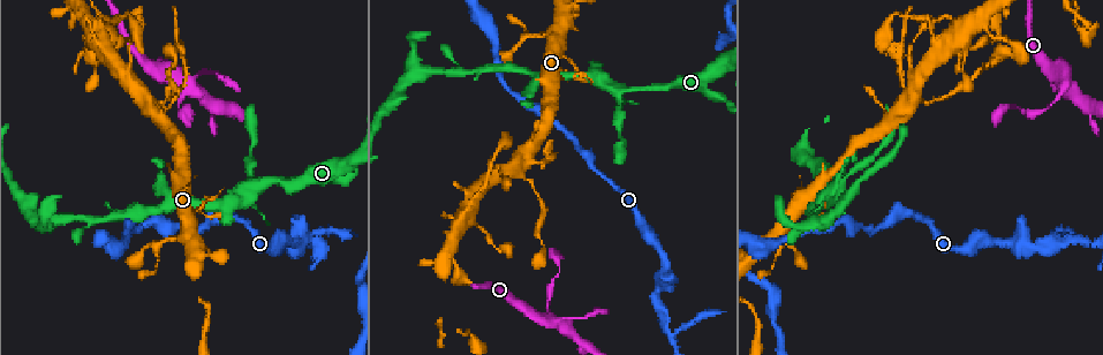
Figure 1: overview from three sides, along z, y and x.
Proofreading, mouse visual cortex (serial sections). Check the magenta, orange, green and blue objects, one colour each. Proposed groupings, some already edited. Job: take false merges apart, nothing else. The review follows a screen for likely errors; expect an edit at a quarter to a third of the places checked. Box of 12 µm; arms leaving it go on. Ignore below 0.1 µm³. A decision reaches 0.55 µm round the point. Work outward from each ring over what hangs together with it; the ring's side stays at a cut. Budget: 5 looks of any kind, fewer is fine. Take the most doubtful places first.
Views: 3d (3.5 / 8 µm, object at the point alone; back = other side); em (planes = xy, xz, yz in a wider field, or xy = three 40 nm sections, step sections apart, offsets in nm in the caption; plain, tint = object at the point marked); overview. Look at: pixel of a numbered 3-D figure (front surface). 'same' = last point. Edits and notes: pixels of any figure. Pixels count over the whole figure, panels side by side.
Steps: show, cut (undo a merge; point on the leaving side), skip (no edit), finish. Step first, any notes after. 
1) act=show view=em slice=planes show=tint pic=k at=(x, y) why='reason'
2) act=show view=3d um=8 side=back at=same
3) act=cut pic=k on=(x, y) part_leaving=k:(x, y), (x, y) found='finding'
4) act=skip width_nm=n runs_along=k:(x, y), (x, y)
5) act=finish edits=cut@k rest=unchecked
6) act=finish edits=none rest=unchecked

act=show view=3d um=3.5 pic=1 at=(1064, 82) why='branch point'

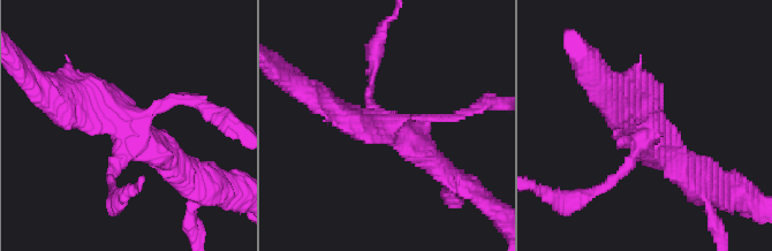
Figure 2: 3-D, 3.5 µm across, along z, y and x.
act=show view=em slice=xy step=5 show=tint pic=2 at=(383, 126)

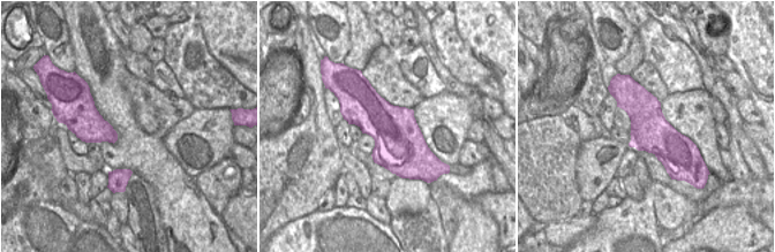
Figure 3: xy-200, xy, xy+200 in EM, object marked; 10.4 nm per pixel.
act=show view=em slice=xy step=1 show=tint at=same why='cut it another way'

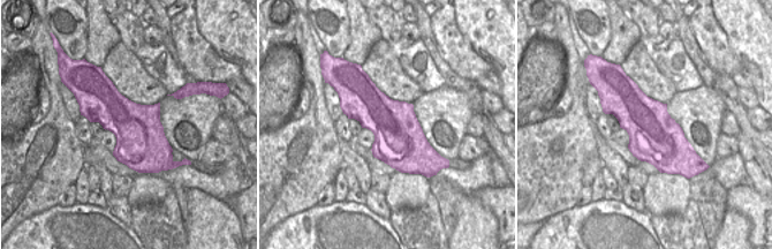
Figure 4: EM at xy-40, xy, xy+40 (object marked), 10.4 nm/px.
act=skip found='all the same cell'

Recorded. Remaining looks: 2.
act=show view=3d um=8 pic=1 at=(252, 189) why='sudden change in width'

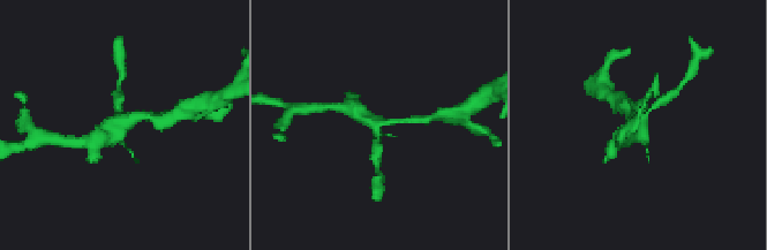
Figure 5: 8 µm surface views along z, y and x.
act=show view=em slice=xy step=2 show=tint pic=5 at=(124, 121)

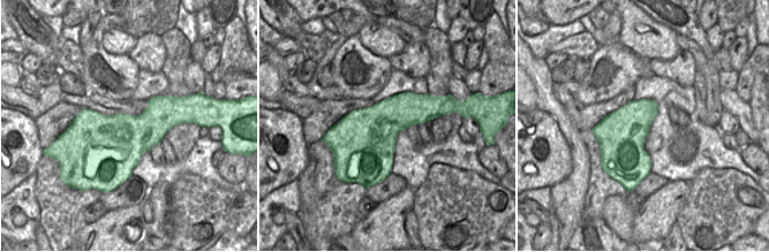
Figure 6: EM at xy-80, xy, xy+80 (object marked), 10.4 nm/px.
act=skip runs_along=5:(156, 118), (126, 119), (97, 139) found='all the same cell'

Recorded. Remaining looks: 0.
act=finish edits=none rest=unchecked

